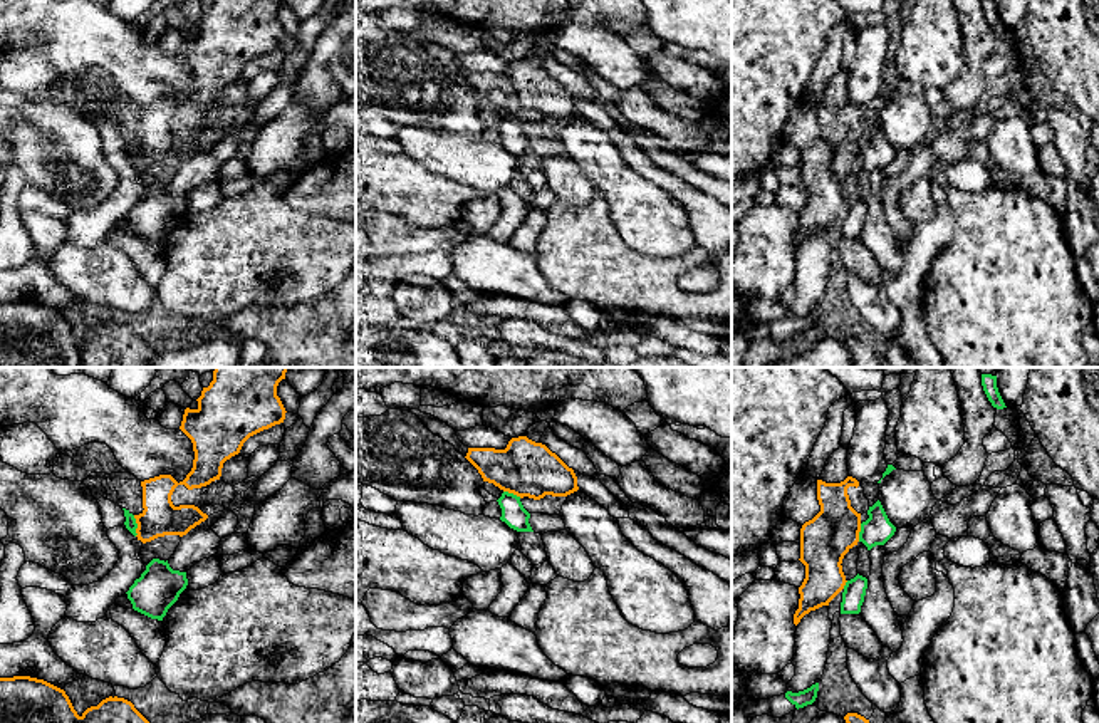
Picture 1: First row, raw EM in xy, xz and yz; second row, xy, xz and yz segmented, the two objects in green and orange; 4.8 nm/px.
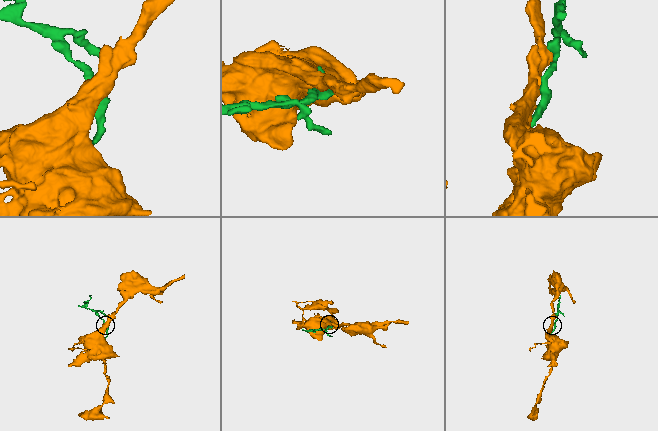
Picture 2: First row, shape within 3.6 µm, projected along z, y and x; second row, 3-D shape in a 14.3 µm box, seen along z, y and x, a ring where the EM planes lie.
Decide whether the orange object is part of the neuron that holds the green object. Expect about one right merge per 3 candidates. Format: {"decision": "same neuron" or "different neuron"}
{"decision": "different neuron"}

